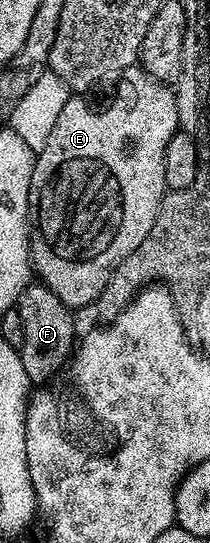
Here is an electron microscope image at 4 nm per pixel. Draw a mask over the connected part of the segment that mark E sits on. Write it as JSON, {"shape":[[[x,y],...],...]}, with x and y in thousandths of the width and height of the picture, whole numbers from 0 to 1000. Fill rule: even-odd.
{"shape":[[[624,123],[576,136],[581,151],[562,157],[562,166],[543,171],[543,180],[524,186],[510,201],[486,201],[471,208],[443,208],[410,195],[410,179],[390,175],[343,175],[324,190],[286,203],[286,212],[267,212],[267,227],[248,227],[248,241],[229,241],[229,263],[210,263],[200,274],[176,276],[162,291],[162,313],[143,324],[143,350],[133,352],[133,389],[143,398],[133,413],[143,418],[143,486],[157,501],[190,508],[195,523],[224,525],[300,562],[338,573],[376,573],[405,562],[443,564],[467,552],[467,545],[495,536],[514,514],[543,505],[543,494],[667,448],[686,448],[686,433],[724,425],[724,411],[743,403],[743,389],[762,389],[771,365],[790,361],[790,331],[781,330],[781,278],[800,271],[800,256],[819,256],[829,245],[852,243],[848,199],[829,180],[829,166],[805,155],[743,149],[695,136],[671,123]]]}

